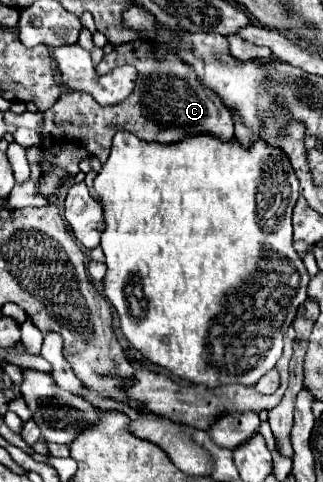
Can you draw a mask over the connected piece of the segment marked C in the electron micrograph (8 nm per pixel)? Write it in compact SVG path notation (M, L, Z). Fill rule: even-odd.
M132 42L128 48L118 46L120 56L126 64L138 64L140 76L134 92L120 104L100 106L90 94L85 92L64 92L56 104L44 114L44 160L46 166L66 168L70 174L78 174L78 162L88 156L98 156L102 162L108 158L112 136L118 130L130 130L138 134L142 140L158 140L158 142L176 142L188 134L212 132L216 136L232 138L234 136L234 120L232 114L194 78L194 72L180 58L164 58L154 60L150 54L148 42ZM148 70L148 74L142 74ZM54 144L54 148L52 148Z

